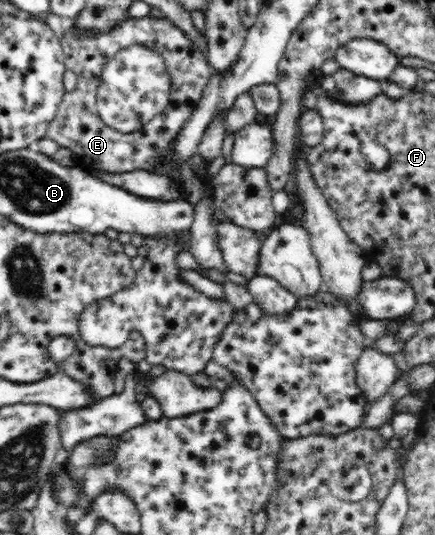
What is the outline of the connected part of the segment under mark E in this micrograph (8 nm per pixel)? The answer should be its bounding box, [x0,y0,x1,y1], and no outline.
[46,16,214,180]

